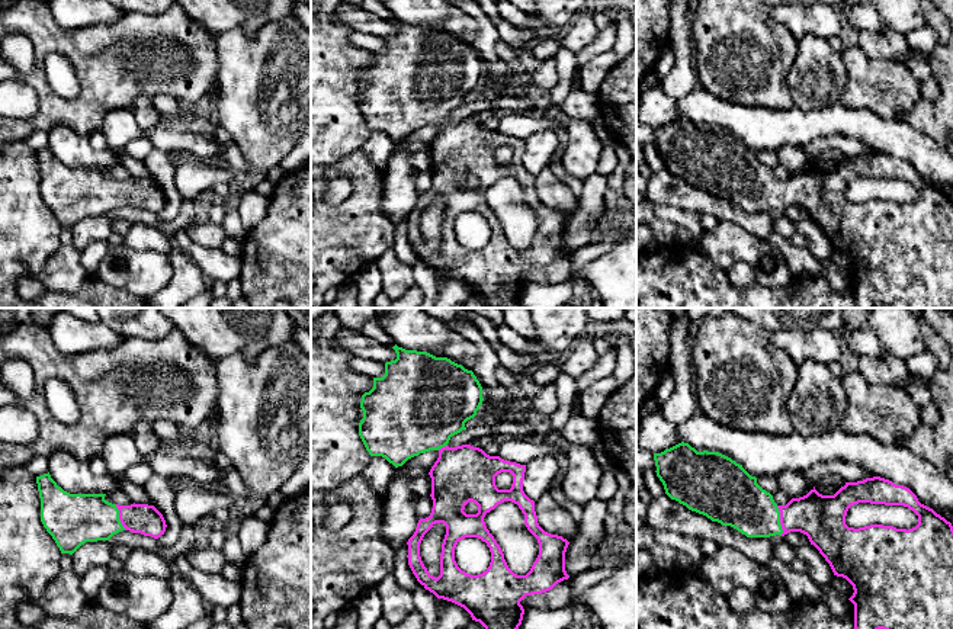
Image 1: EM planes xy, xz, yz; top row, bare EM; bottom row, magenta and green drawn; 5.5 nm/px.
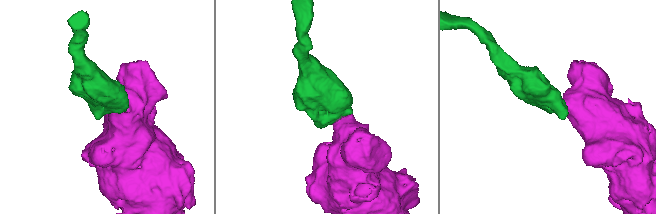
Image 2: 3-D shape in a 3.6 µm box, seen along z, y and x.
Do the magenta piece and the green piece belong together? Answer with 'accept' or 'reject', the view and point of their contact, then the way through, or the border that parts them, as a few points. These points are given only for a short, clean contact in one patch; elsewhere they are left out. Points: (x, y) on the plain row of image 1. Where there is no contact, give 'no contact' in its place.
accept | yz (780, 195) | across yz (821, 192), (788, 192), (780, 195), (760, 192), (740, 176)

